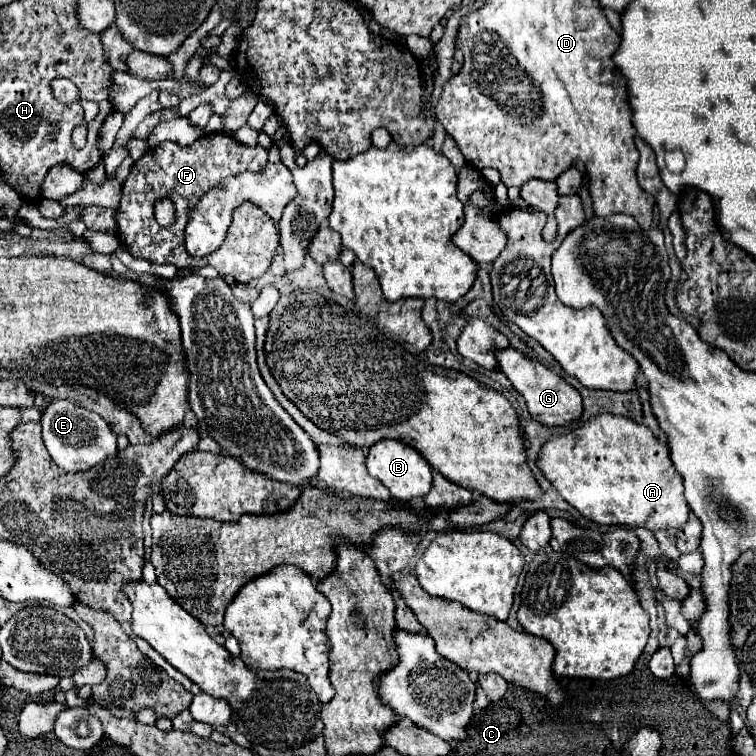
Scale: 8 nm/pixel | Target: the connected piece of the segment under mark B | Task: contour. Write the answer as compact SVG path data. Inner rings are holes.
M381 439L379 443L375 443L367 455L367 471L391 491L393 499L399 501L413 501L427 495L433 481L433 471L427 459L399 439Z

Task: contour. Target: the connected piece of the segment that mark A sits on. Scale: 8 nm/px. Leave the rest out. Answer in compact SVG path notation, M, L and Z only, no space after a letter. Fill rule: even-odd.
M603 413L565 435L555 435L543 445L539 459L543 475L557 487L559 495L589 521L599 525L623 525L631 529L645 527L649 531L679 529L687 523L691 509L683 497L683 477L675 471L667 445L661 443L649 427L627 417Z

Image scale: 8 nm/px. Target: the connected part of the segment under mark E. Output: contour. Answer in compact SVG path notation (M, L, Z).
M51 401L41 415L41 427L43 441L53 461L67 473L89 471L101 461L113 459L117 455L117 435L111 431L105 419L71 401Z

